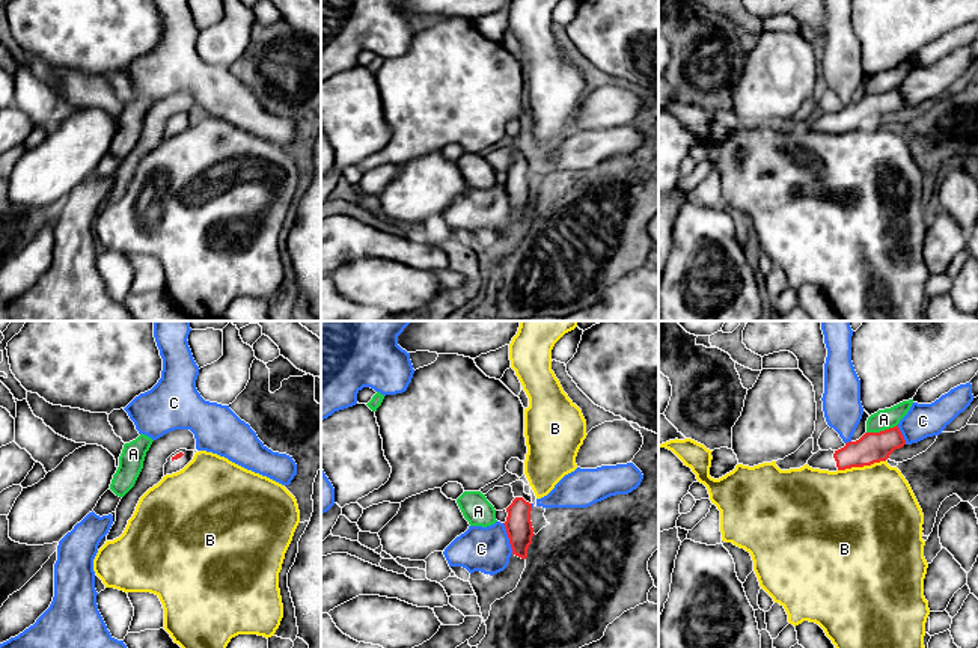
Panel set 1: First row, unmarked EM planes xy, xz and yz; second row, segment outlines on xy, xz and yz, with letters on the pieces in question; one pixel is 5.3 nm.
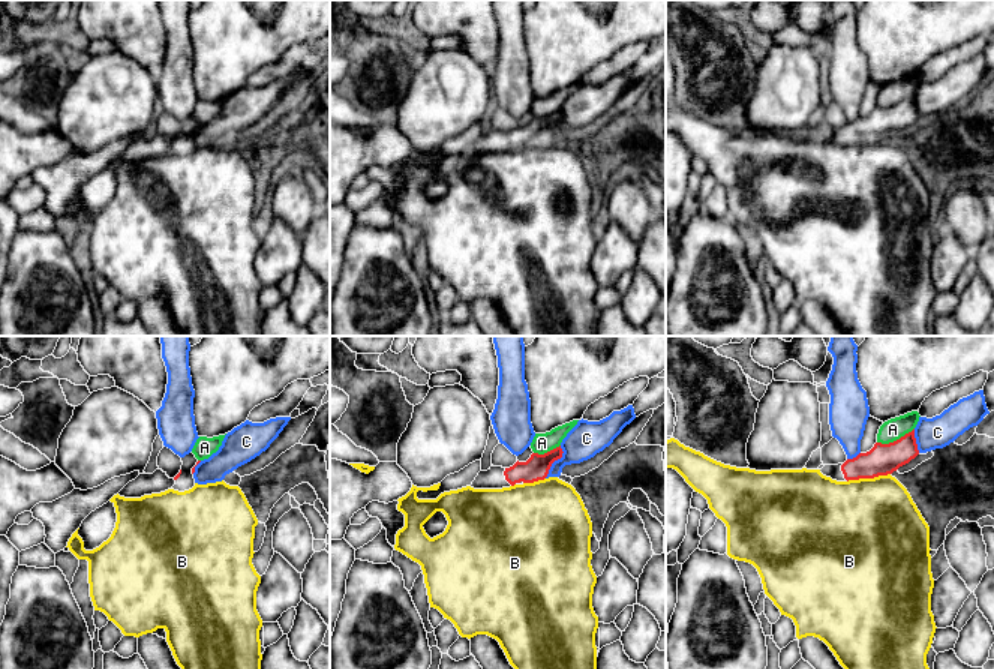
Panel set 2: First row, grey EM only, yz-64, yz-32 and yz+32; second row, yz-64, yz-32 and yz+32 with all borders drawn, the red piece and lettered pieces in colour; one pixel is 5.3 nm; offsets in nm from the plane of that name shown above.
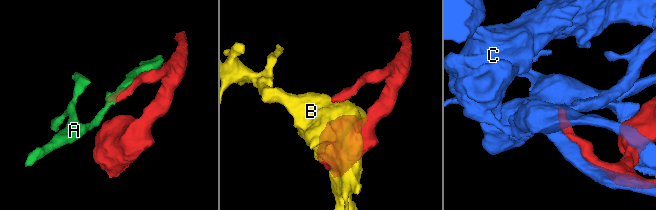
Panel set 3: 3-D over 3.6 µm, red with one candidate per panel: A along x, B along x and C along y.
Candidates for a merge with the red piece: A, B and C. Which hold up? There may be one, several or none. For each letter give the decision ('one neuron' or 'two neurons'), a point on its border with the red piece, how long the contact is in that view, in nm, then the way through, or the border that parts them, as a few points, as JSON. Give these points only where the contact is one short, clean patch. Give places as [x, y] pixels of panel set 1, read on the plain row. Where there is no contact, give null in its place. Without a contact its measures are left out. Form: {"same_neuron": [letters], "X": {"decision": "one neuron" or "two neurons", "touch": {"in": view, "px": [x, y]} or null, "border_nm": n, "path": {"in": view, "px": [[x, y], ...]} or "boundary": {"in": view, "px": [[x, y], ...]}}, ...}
{"same_neuron": [], "A": {"decision": "two neurons", "touch": {"in": "yz", "px": [882, 94]}, "border_nm": 180}, "B": {"decision": "two neurons", "touch": {"in": "yz", "px": [861, 128]}, "border_nm": 260, "boundary": {"in": "yz", "px": [[885, 122], [838, 133]]}}, "C": {"decision": "two neurons", "touch": {"in": "xz", "px": [508, 199]}, "border_nm": 180}}

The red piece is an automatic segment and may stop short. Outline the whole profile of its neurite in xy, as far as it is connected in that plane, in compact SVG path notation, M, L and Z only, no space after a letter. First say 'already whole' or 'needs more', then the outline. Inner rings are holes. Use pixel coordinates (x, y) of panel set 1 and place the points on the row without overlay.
needs more; M179 112L167 121L164 139L182 133L194 119L194 113Z

